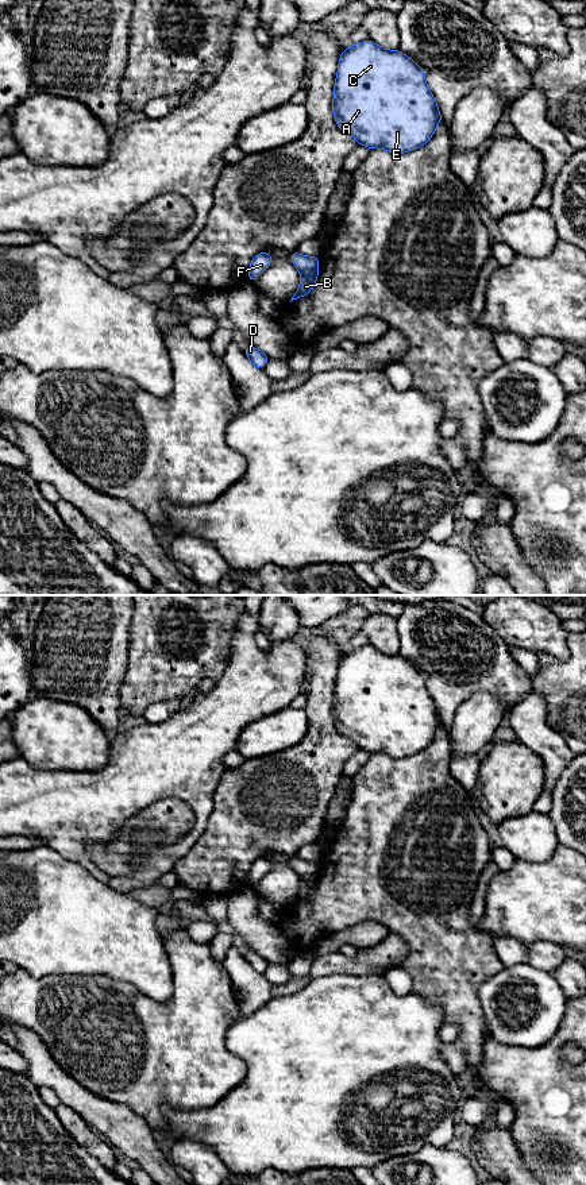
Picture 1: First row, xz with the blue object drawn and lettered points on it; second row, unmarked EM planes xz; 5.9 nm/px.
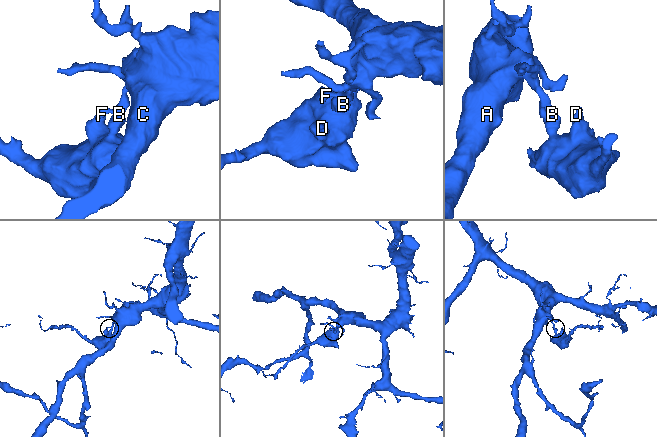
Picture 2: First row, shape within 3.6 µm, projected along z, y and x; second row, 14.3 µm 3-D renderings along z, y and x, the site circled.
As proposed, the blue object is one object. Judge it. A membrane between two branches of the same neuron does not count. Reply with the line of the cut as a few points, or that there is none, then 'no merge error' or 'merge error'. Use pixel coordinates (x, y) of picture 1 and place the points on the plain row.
cut in xz along (301, 879), (316, 880); merge error

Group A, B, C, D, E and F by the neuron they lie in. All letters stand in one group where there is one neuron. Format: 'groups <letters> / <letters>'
groups A C E F / B D

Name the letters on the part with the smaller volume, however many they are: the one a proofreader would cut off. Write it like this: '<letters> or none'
B, D

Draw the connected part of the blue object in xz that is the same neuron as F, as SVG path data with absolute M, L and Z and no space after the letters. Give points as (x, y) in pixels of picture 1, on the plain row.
M269 857L257 858L250 868L248 887L254 887L266 873L270 872L273 862Z

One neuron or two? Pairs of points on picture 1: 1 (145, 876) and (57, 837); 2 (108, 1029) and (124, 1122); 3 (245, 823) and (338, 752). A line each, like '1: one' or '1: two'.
1: one
2: two
3: one

